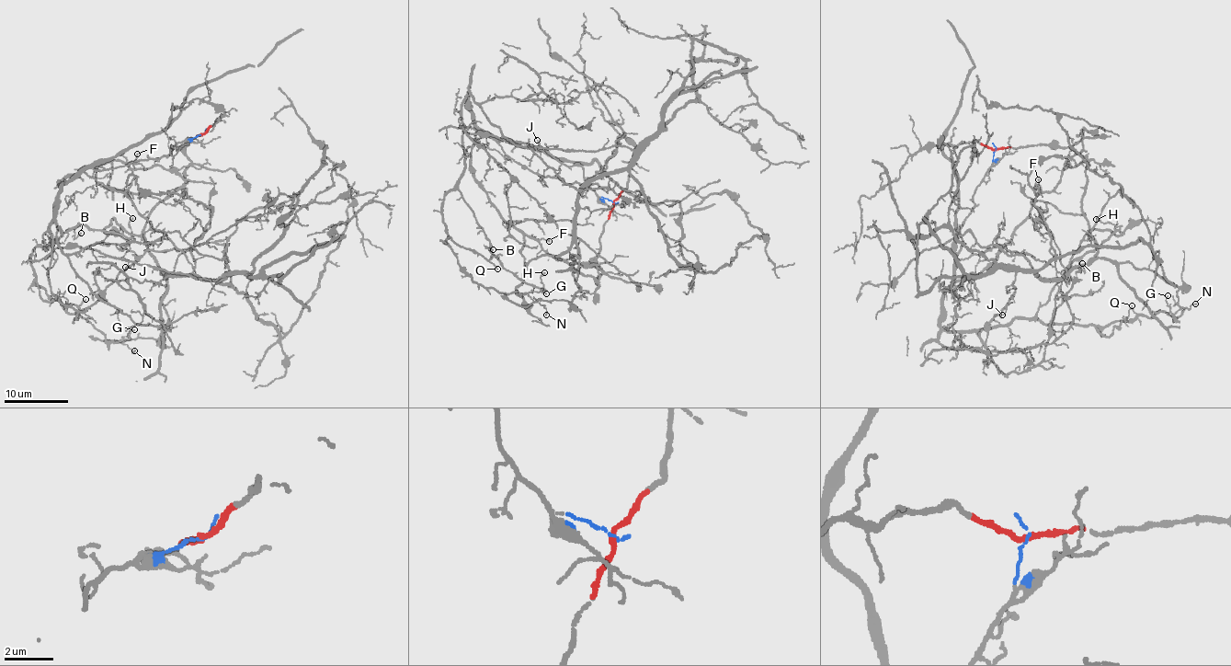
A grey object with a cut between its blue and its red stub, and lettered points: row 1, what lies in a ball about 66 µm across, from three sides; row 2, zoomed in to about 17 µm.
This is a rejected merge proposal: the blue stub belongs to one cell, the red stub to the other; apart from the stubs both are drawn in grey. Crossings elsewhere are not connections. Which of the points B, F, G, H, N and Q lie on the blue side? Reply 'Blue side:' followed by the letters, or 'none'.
Blue side: B, F, G, H, N, Q

